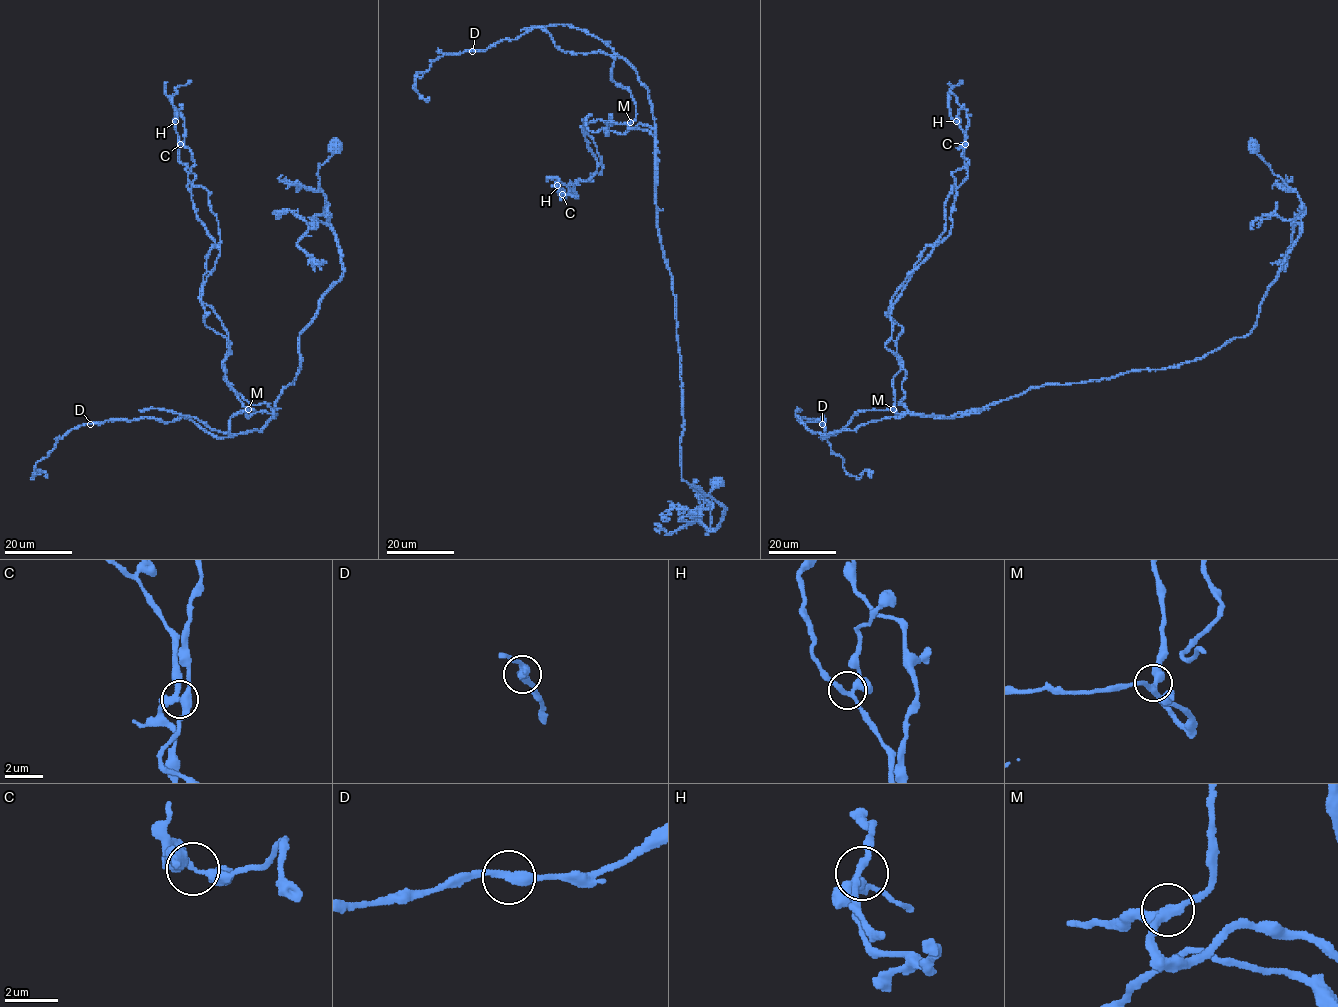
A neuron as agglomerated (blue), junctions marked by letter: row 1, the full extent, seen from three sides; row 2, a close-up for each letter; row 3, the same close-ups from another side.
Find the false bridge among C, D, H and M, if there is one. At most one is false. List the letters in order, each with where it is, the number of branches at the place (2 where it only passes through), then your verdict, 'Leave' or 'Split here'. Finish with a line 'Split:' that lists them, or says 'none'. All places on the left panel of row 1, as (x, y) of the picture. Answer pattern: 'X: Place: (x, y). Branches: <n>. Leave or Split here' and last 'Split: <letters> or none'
C: Place: (180, 144). Branches: 3. Split here
D: Place: (90, 424). Branches: 2. Leave
H: Place: (175, 121). Branches: 4. Leave
M: Place: (248, 409). Branches: 3. Leave
Split: C

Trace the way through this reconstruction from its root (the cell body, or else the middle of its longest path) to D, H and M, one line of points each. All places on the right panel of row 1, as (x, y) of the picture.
D: (1250, 147), (1305, 213), (1248, 334), (952, 416), (824, 437), (823, 417), (799, 418), (822, 424)
H: (1250, 147), (1305, 213), (1248, 334), (924, 417), (898, 404), (885, 345), (952, 226), (956, 121)
M: (1250, 147), (1295, 190), (1305, 213), (1248, 334), (1177, 366), (1031, 387), (952, 416), (893, 409)

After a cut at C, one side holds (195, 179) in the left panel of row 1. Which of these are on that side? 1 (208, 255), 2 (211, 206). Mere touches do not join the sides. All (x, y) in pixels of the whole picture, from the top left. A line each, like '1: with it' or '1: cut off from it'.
1: cut off from it
2: with it

